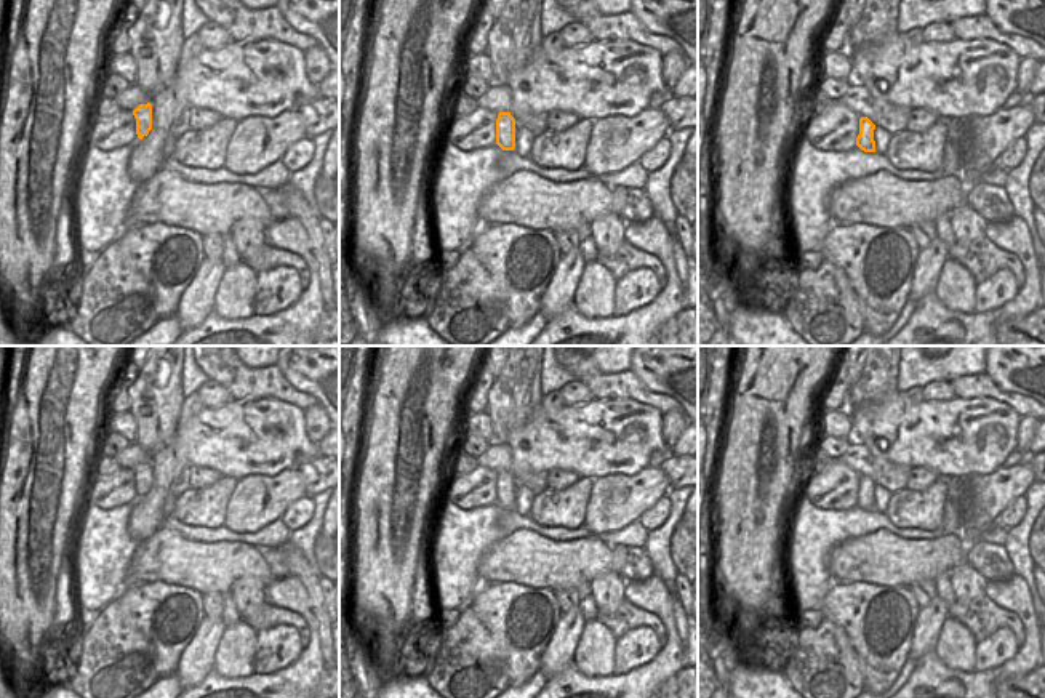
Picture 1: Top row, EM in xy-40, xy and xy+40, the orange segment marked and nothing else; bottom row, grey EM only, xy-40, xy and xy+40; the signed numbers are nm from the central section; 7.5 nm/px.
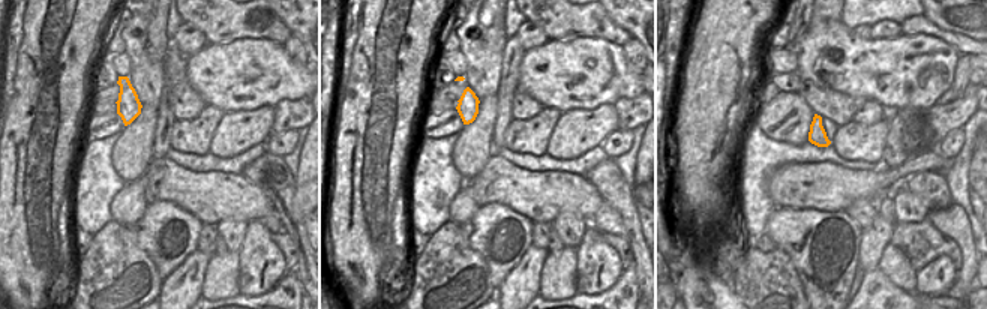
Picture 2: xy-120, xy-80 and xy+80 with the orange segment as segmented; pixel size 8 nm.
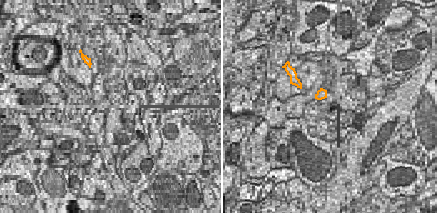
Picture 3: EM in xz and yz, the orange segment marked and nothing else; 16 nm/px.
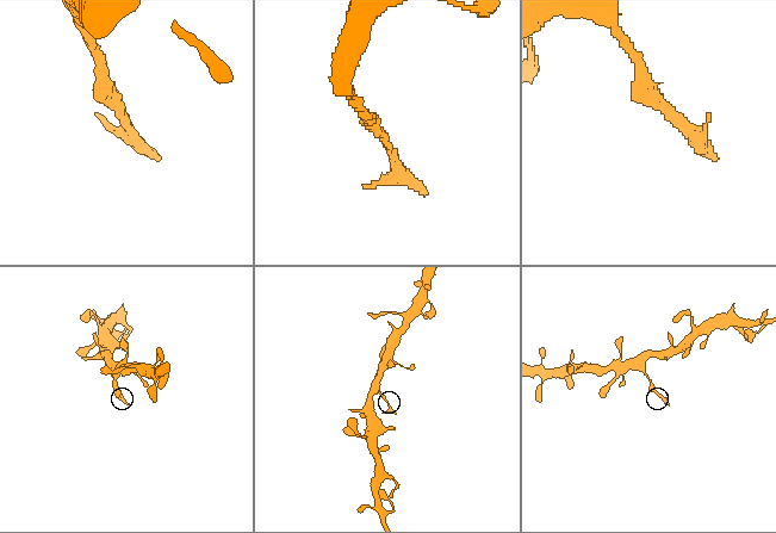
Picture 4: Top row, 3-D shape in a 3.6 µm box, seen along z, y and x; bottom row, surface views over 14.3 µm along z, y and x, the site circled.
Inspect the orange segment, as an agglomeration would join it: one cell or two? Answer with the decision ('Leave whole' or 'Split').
Leave whole.

